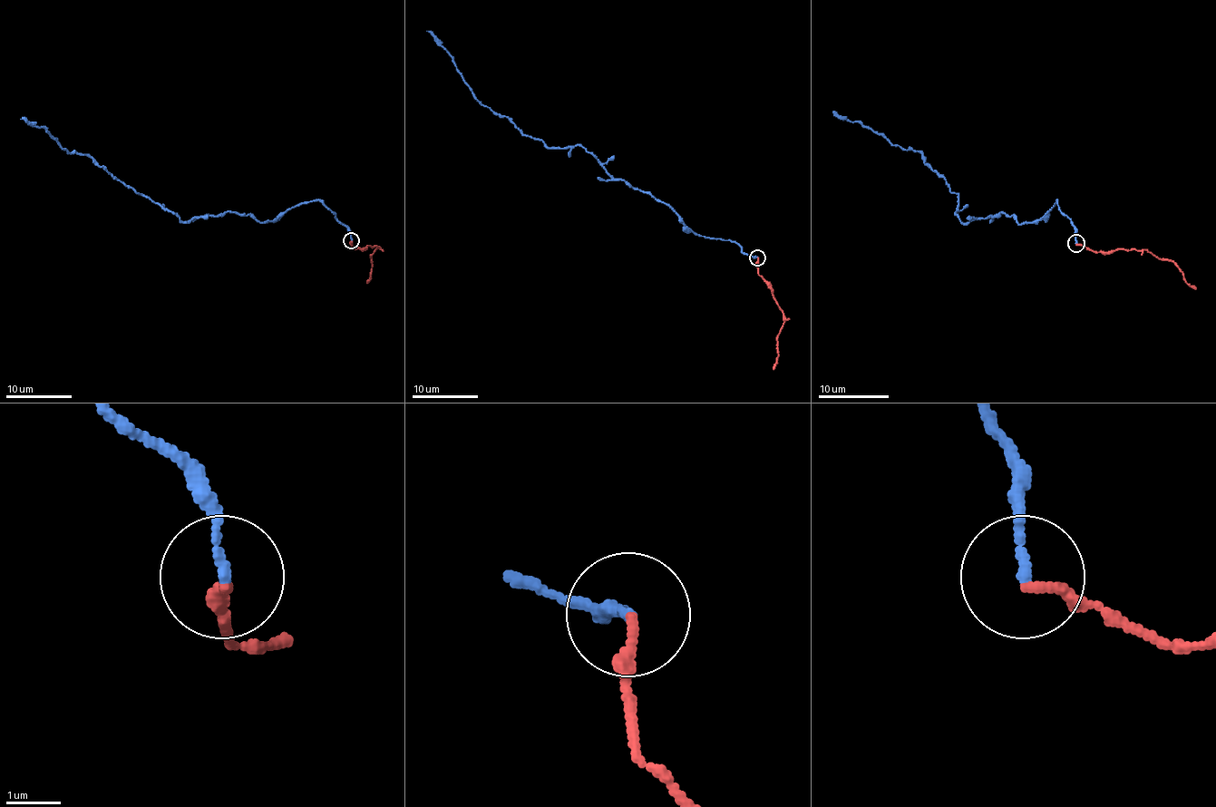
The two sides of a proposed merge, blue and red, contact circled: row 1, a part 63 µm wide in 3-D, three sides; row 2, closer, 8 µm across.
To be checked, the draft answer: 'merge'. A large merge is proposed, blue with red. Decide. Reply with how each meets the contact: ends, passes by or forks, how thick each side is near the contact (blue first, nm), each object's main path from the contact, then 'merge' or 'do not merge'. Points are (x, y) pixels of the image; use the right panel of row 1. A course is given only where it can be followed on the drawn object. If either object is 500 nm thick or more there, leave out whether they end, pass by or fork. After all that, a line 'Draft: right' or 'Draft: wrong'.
blue ends there; red ends there; 170 nm thick on the blue side, 190 nm on the other; blue runs (1075, 243), (1056, 200), (1038, 219), (1003, 213), (965, 223), (959, 197), (920, 153), (832, 112); red runs (1075, 245), (1096, 251), (1148, 249), (1160, 258), (1171, 260), (1195, 288); do not merge
Draft: wrong

